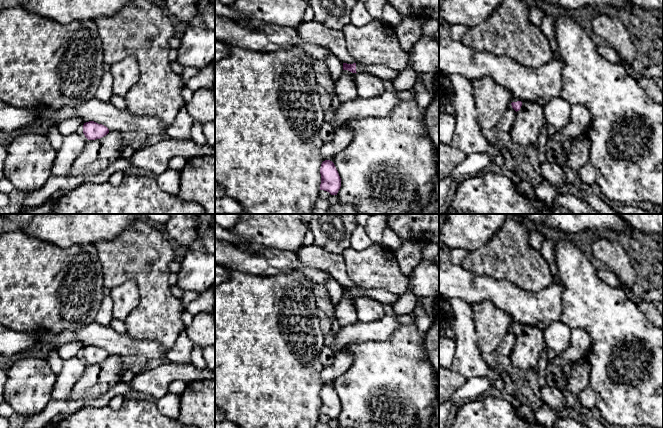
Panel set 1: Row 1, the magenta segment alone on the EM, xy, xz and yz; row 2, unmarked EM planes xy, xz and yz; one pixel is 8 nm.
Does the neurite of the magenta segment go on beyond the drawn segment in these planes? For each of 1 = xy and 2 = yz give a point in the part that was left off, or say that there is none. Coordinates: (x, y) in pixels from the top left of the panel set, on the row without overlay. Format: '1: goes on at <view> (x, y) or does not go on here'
1: does not go on here
2: does not go on here

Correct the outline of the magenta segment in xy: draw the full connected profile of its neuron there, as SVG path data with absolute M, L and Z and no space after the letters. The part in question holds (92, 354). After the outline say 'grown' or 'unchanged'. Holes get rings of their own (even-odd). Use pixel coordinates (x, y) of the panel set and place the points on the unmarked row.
M89 345L83 349L83 357L88 364L96 364L106 360L109 357L109 353L94 345Z; unchanged

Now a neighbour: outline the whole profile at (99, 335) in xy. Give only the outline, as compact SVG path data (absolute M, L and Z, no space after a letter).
M96 321L83 326L77 331L63 331L60 333L33 331L29 333L38 337L41 343L51 344L57 347L76 342L83 344L84 347L94 345L106 350L109 355L116 355L122 358L137 356L142 361L164 361L166 354L170 350L158 342L133 339L128 333L120 334Z

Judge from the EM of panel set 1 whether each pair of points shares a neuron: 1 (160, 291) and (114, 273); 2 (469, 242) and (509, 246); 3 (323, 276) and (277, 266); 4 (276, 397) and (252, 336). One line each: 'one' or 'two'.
1: one
2: two
3: one
4: one

